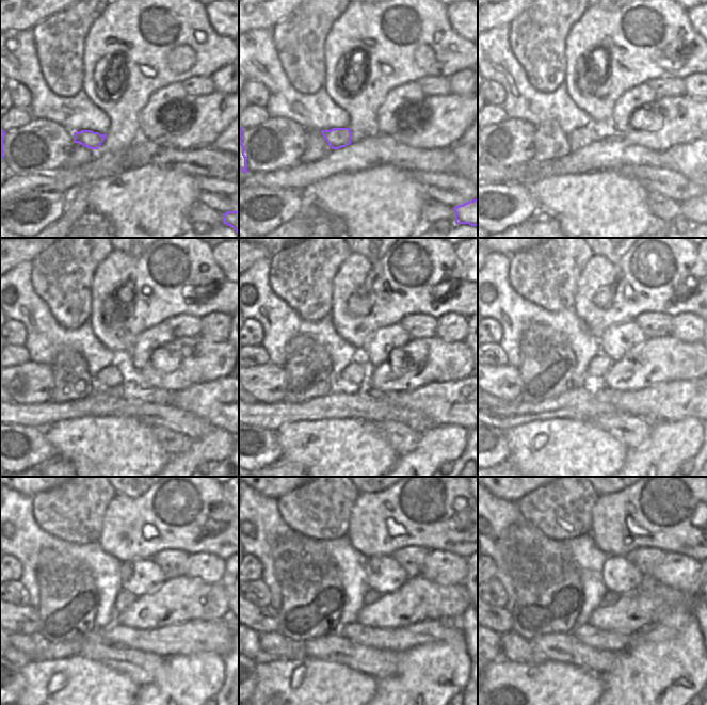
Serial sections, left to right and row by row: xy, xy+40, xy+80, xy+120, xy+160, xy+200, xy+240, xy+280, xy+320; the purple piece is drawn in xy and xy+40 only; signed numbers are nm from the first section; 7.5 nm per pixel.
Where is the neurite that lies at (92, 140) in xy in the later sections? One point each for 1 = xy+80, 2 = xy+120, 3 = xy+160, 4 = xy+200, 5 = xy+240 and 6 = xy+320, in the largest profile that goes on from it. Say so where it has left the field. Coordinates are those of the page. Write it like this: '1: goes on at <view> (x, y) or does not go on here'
1: goes on at xy+80 (581, 137)
2: goes on at xy+120 (113, 374)
3: goes on at xy+160 (355, 374)
4: goes on at xy+200 (599, 365)
5: goes on at xy+240 (124, 599)
6: goes on at xy+320 (609, 597)

